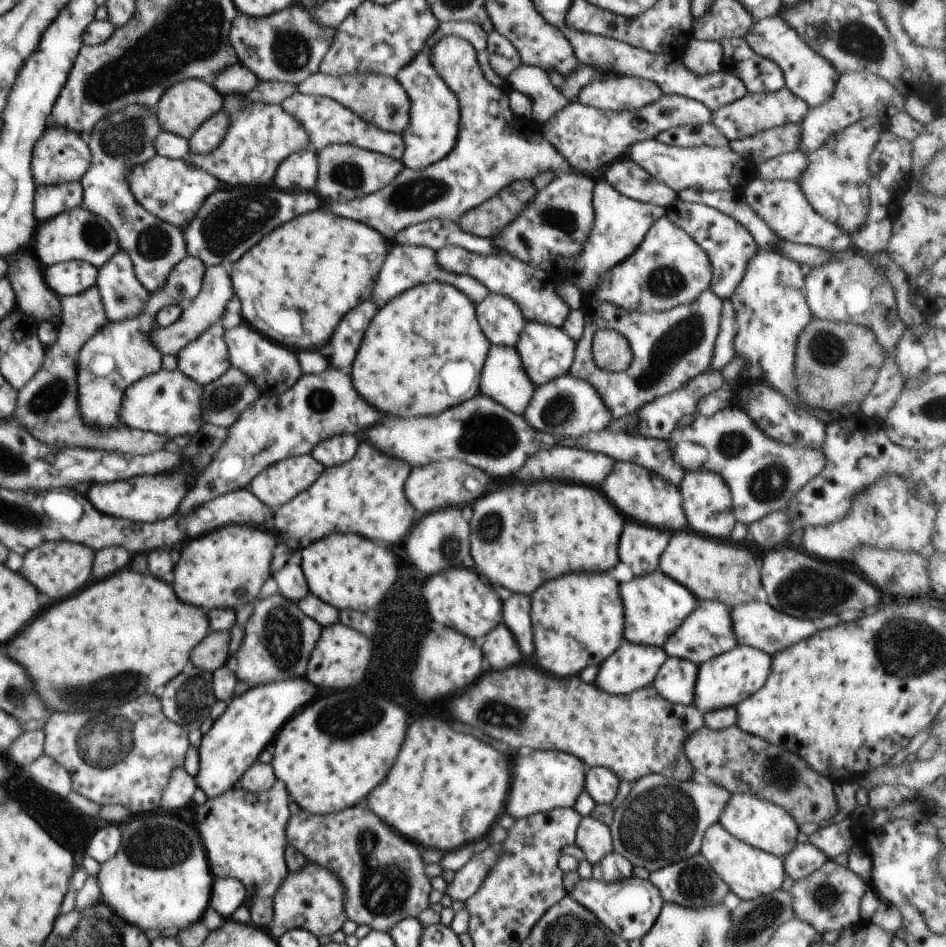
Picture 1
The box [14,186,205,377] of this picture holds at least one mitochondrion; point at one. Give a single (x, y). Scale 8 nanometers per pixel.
(91, 235)

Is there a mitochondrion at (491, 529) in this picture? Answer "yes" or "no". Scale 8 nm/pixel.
yes

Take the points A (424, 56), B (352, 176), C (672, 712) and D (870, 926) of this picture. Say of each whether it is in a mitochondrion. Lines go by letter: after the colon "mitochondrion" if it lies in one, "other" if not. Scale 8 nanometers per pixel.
A: other
B: mitochondrion
C: other
D: other

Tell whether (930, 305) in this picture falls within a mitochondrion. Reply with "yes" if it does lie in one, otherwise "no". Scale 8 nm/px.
no

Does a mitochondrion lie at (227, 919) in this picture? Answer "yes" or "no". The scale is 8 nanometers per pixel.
no

